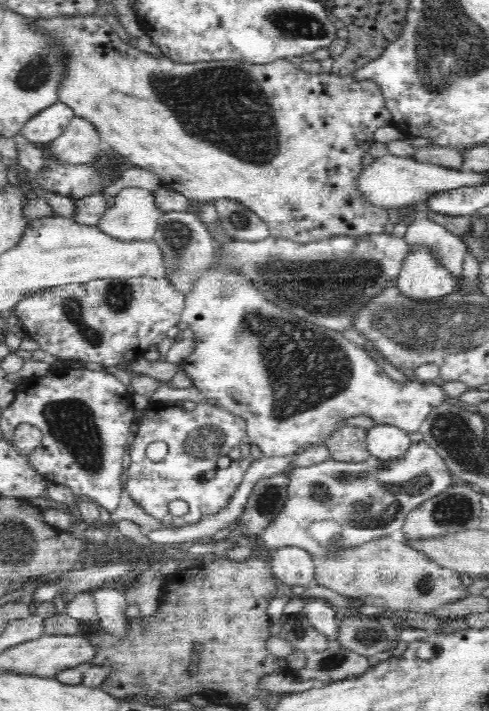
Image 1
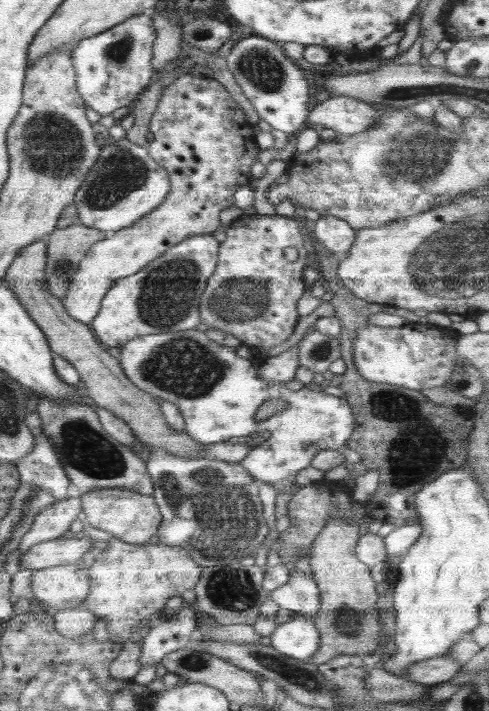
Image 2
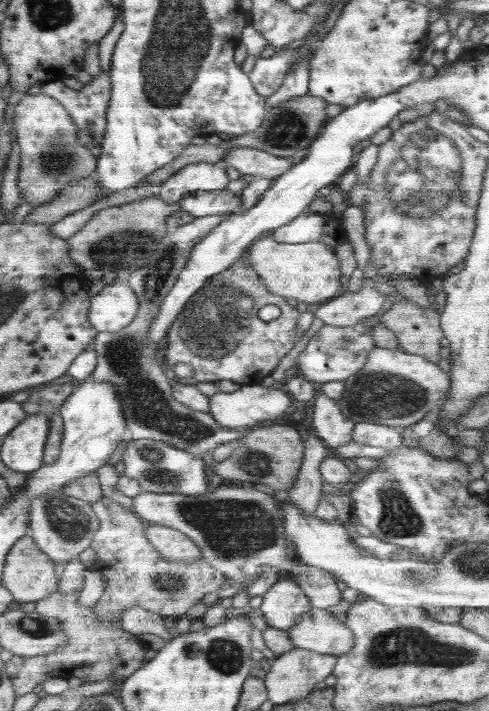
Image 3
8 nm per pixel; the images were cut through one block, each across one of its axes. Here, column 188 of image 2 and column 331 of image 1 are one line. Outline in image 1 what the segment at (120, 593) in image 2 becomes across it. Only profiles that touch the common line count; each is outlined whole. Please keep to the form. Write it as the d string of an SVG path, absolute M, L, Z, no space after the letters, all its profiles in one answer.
M388 537L329 552L325 560L314 558L314 562L316 574L312 584L326 586L350 598L358 598L370 606L384 606L389 611L403 609L428 614L449 602L468 596L467 587L462 585L457 570L440 566L424 552Z

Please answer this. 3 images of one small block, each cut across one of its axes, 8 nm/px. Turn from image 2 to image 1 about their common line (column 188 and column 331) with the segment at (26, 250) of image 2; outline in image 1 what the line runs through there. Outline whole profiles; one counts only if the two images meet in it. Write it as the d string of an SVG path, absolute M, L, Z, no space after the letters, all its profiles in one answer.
M344 426L332 433L323 444L328 447L332 459L346 462L362 462L371 454L366 444L367 431L362 428Z

